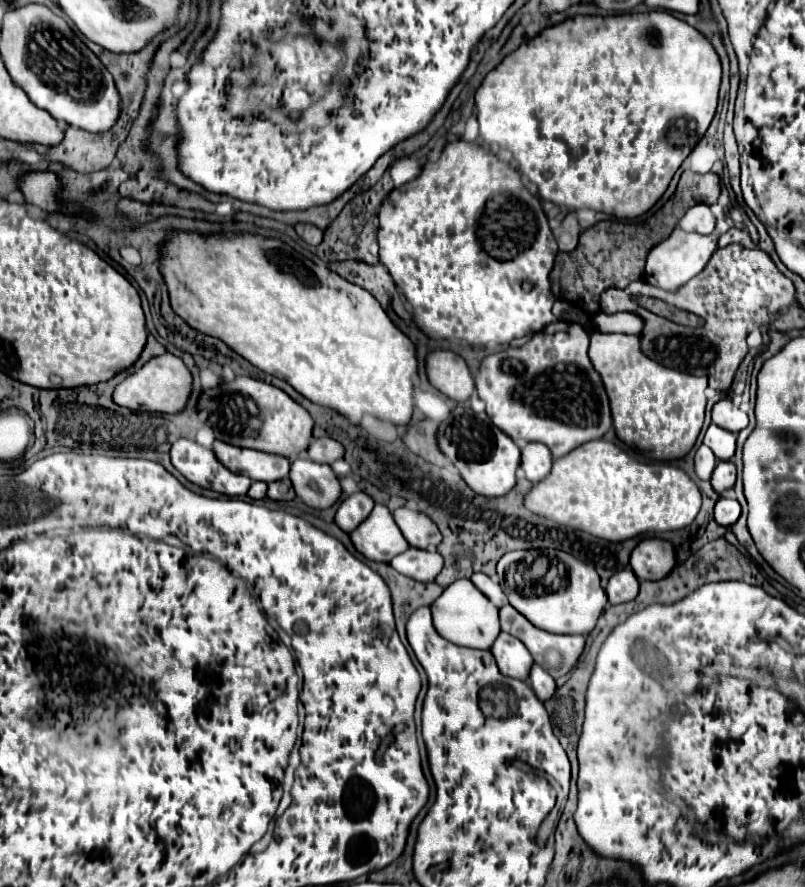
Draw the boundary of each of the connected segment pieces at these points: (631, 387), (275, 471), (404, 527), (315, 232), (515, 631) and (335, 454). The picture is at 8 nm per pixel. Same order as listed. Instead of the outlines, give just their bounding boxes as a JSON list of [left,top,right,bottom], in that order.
[[590,328,708,460],[212,440,290,482],[394,506,440,550],[296,224,322,246],[500,604,584,678],[308,438,344,464]]

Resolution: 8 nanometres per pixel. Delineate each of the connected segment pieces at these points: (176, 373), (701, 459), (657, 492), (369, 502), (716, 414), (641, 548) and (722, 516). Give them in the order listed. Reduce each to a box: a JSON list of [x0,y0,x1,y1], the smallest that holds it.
[[114,354,192,414],[694,446,716,480],[524,440,700,542],[336,492,374,532],[712,400,748,434],[630,538,676,580],[714,498,740,526]]

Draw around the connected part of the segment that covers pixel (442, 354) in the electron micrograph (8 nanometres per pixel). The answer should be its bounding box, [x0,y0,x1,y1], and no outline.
[426,350,474,402]

